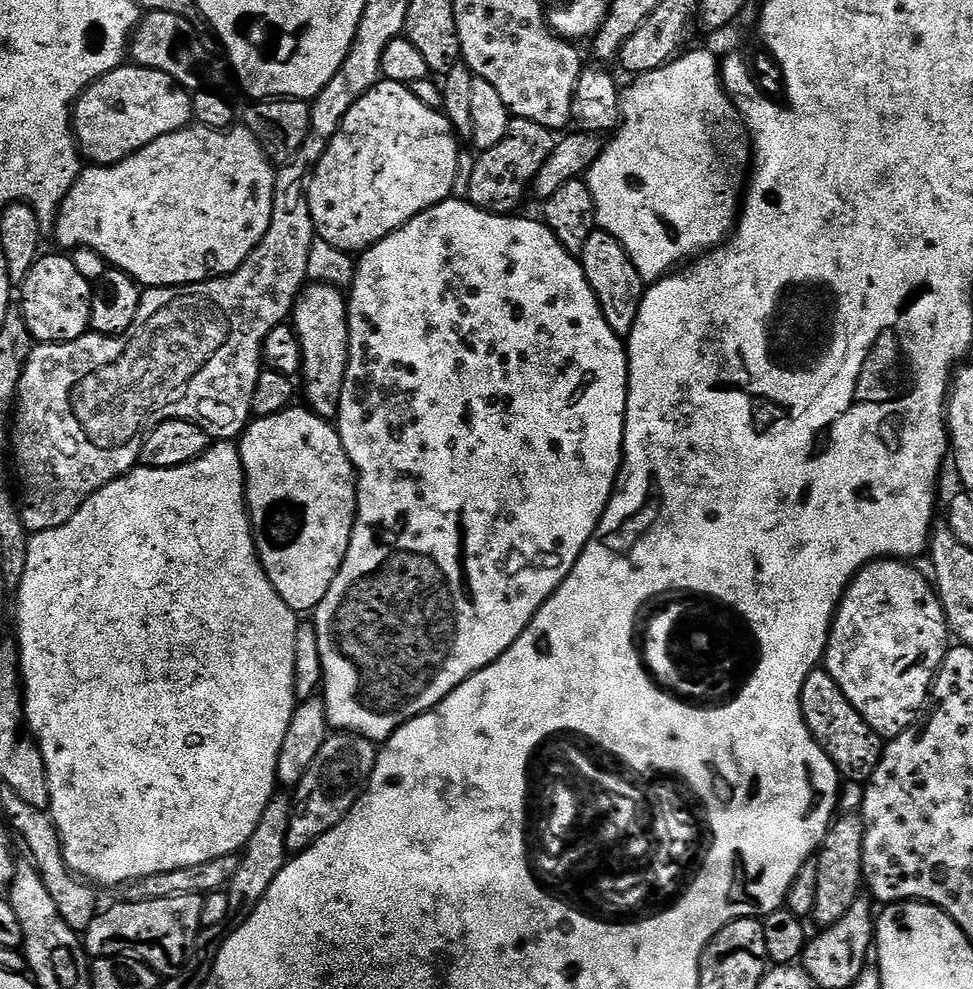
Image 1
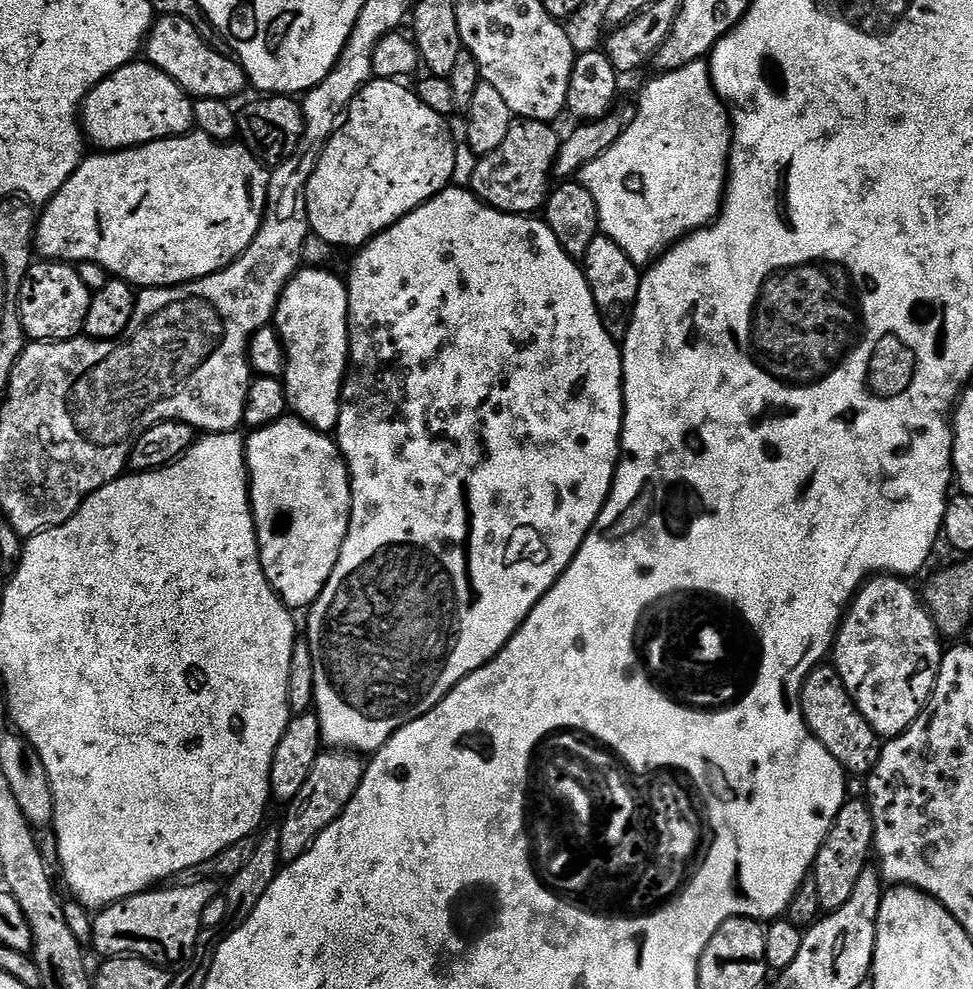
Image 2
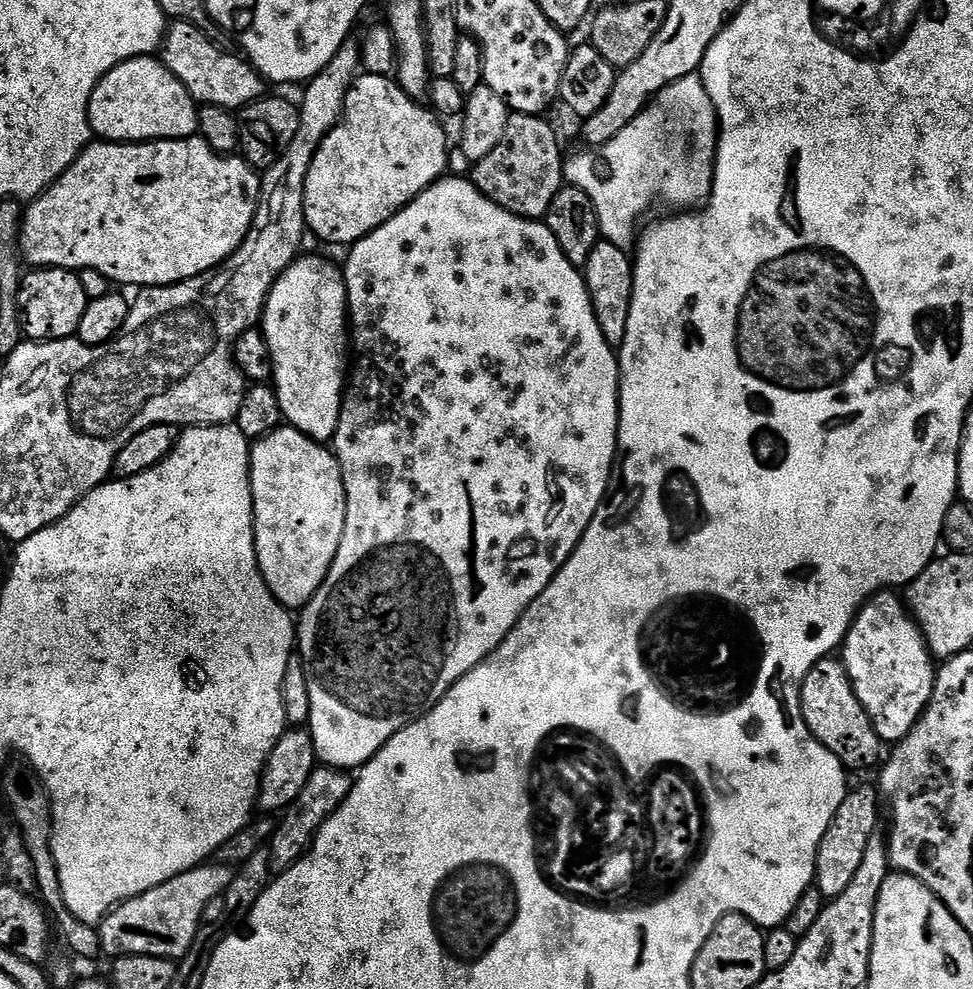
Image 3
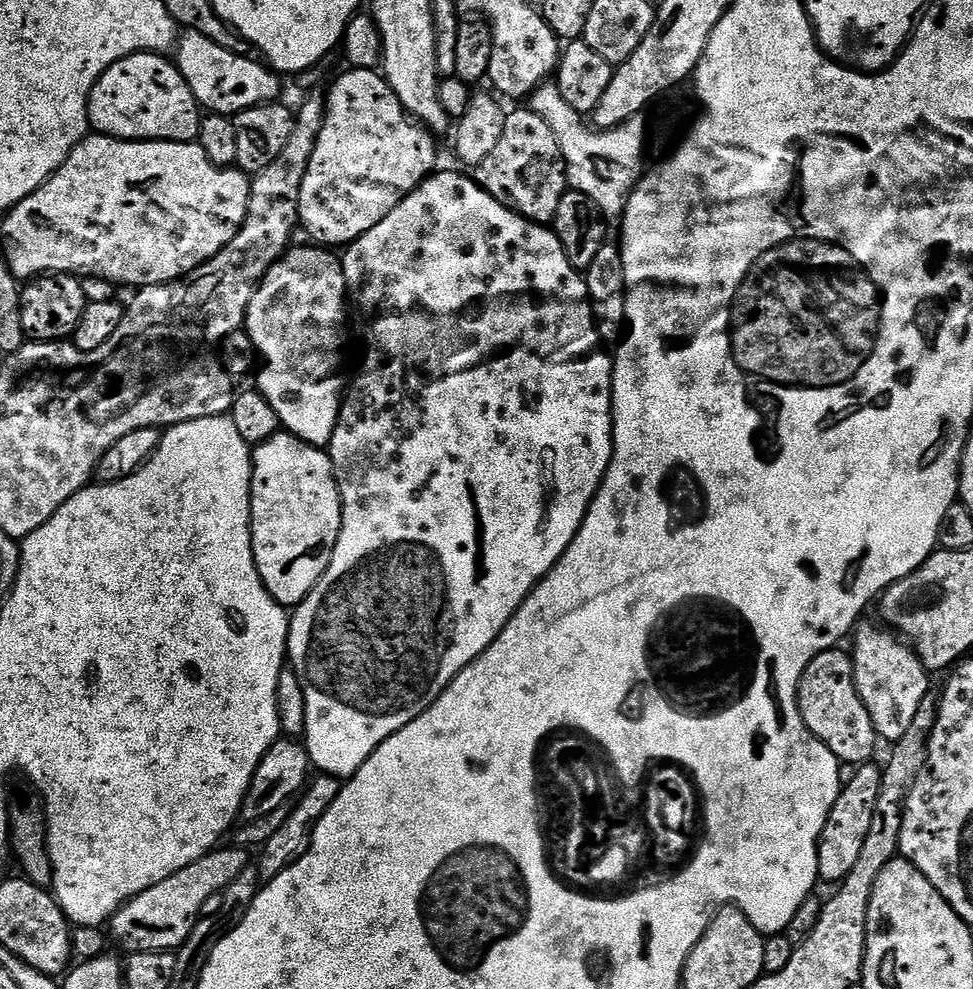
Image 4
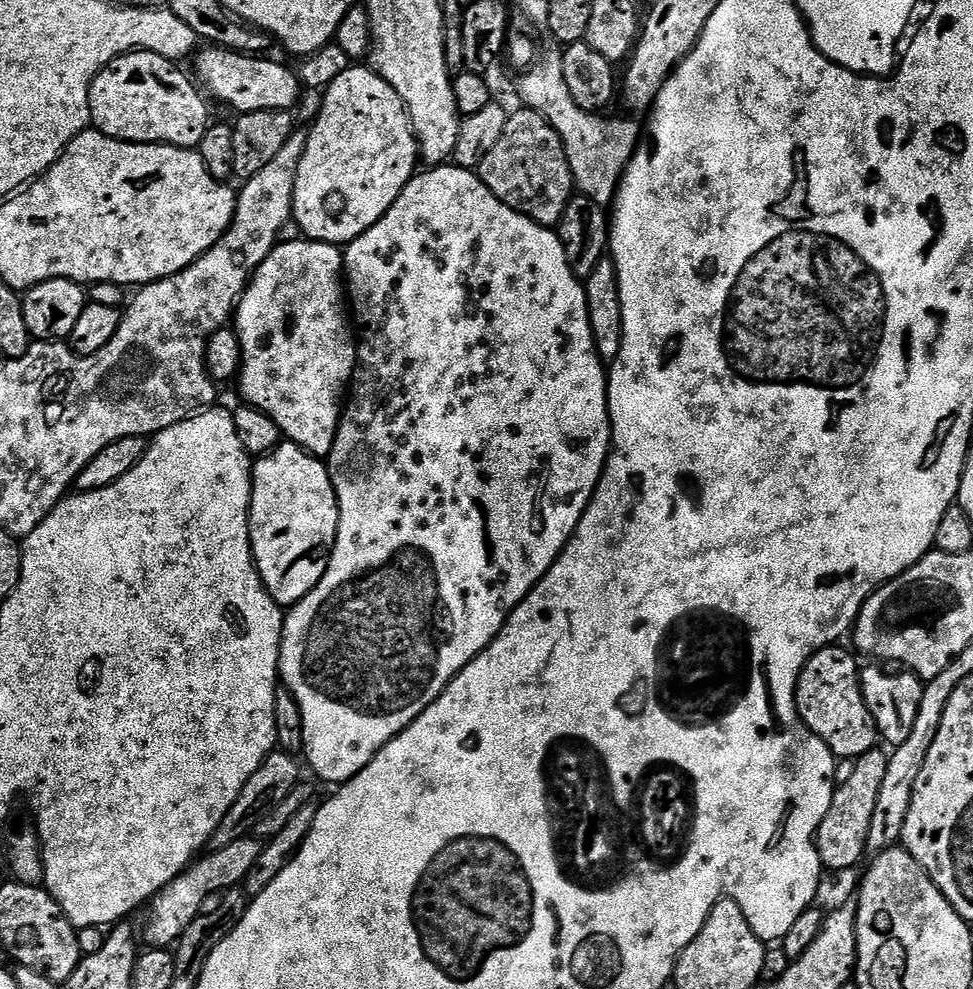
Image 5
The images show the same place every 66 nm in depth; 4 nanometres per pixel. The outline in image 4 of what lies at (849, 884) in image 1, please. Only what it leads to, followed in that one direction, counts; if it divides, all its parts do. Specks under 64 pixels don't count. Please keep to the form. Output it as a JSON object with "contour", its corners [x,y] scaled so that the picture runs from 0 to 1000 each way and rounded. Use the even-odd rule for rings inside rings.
{"contour":[[[900,770],[883,774],[876,786],[871,786],[864,796],[861,807],[849,827],[849,835],[843,844],[841,859],[842,889],[854,896],[862,895],[863,891],[874,884],[875,878],[880,875],[886,854],[890,852],[890,842],[894,839],[894,830],[898,823],[898,815],[902,812],[902,799],[906,795],[906,777]]]}

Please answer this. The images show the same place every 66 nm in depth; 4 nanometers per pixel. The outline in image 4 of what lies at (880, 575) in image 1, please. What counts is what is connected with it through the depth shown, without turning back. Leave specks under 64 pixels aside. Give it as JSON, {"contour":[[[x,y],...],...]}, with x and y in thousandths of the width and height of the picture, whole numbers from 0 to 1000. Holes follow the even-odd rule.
{"contour":[[[888,629],[879,636],[880,648],[874,654],[878,690],[894,722],[894,730],[898,730],[901,745],[920,750],[935,738],[943,723],[943,714],[948,714],[948,706],[956,699],[956,680],[936,651],[912,634],[900,631]]]}

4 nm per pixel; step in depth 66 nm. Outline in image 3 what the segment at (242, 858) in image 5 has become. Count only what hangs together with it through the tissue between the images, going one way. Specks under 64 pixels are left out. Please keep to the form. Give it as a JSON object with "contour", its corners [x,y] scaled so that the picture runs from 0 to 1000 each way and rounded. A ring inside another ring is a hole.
{"contour":[[[211,872],[205,878],[196,878],[175,888],[175,892],[166,892],[166,896],[158,896],[158,900],[150,900],[150,904],[142,904],[127,911],[126,914],[120,914],[101,935],[104,960],[110,966],[112,963],[112,968],[115,969],[150,965],[158,969],[171,969],[182,973],[188,971],[208,936],[212,912],[216,912],[216,908],[221,906],[229,906],[236,896],[239,885],[240,878],[237,874]]]}

